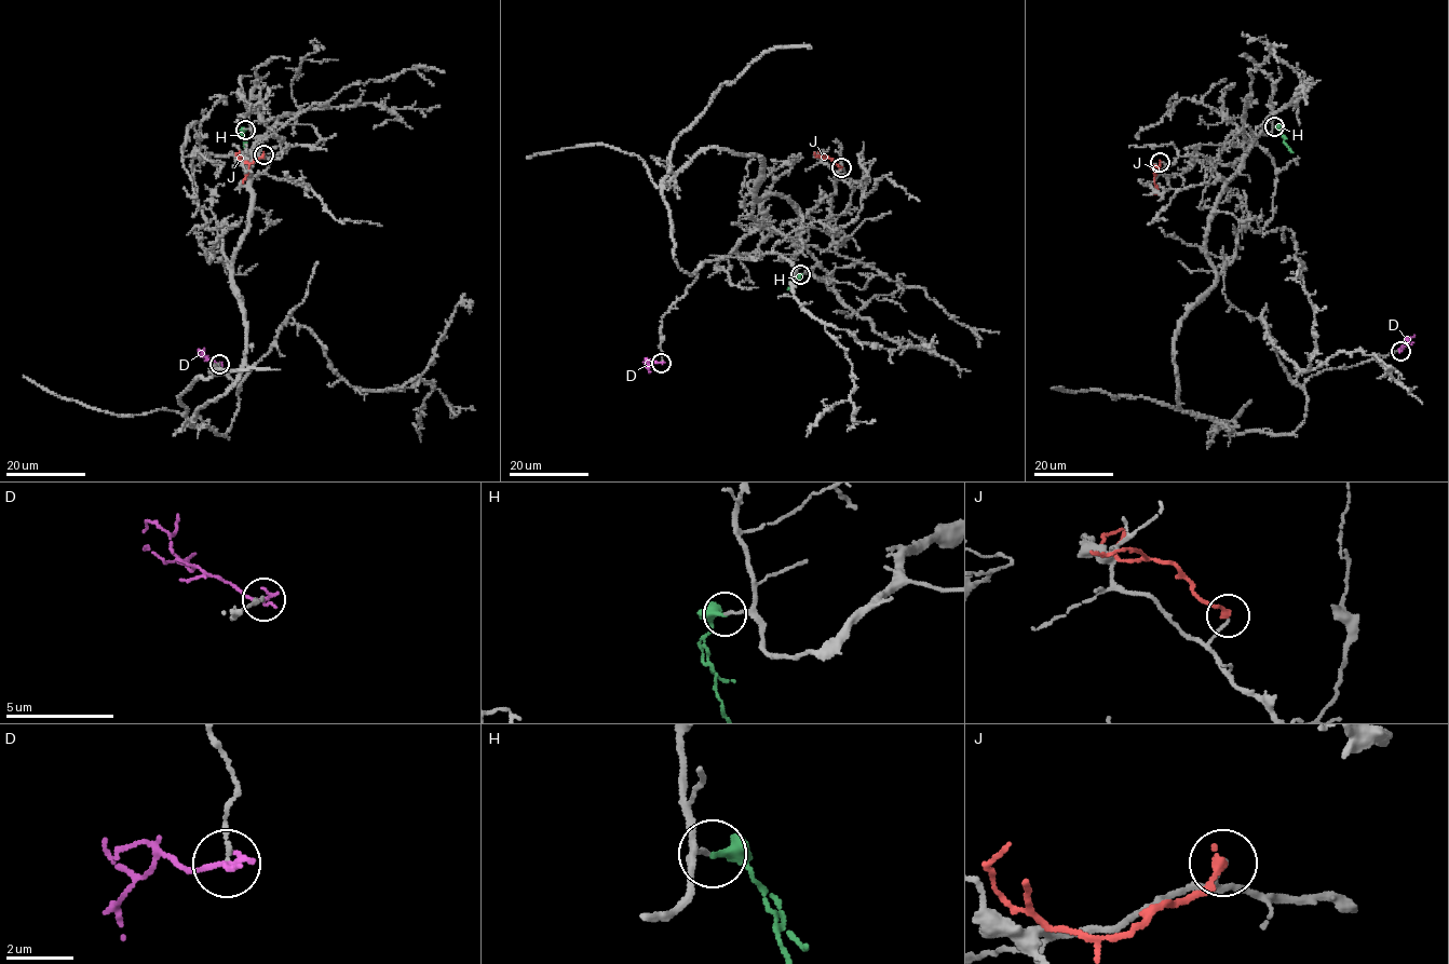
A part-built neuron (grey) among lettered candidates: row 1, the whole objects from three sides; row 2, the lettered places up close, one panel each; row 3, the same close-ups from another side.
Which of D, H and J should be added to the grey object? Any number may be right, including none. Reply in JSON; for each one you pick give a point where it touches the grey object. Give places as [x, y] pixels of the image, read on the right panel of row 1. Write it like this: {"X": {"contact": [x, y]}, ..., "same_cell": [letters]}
{"H": {"contact": [1274, 126]}, "same_cell": ["H"]}

